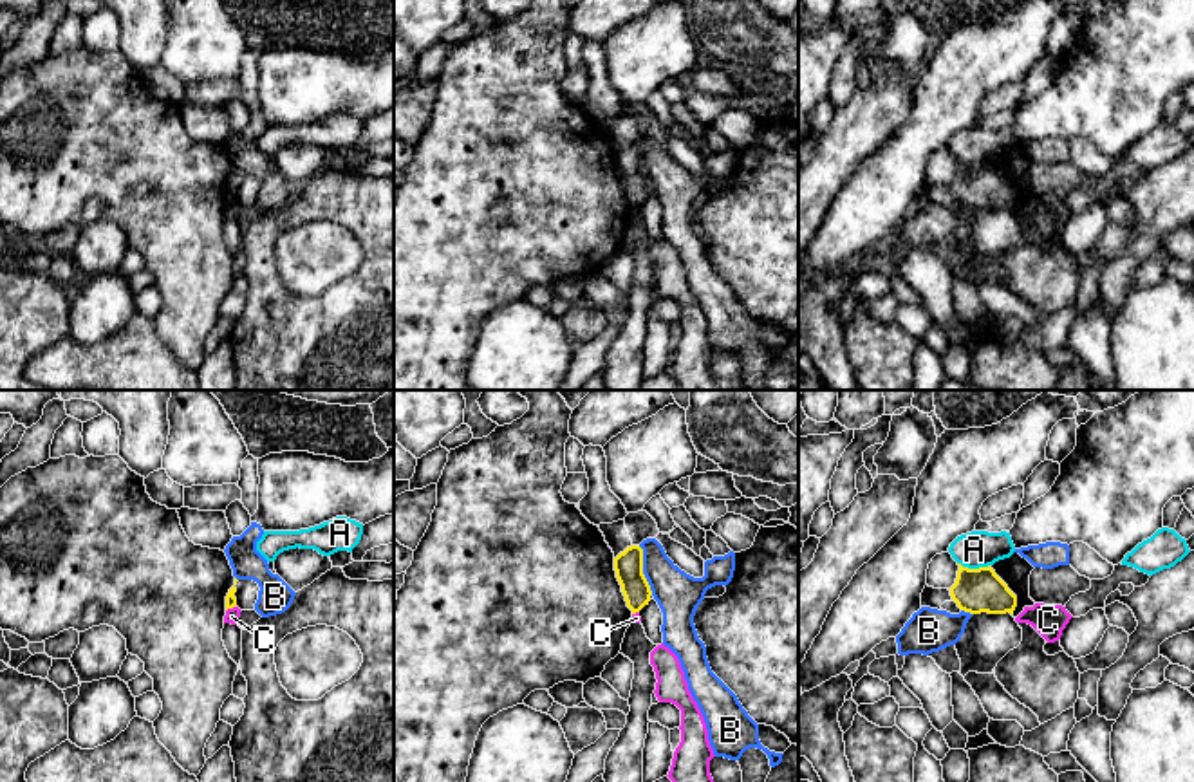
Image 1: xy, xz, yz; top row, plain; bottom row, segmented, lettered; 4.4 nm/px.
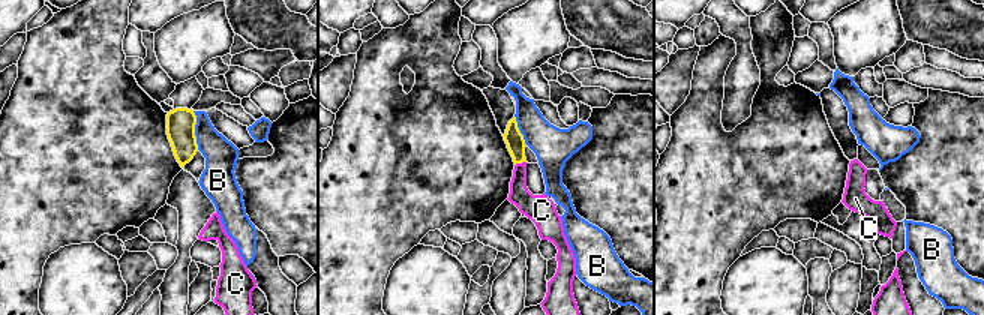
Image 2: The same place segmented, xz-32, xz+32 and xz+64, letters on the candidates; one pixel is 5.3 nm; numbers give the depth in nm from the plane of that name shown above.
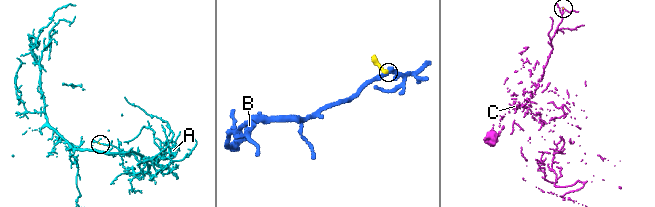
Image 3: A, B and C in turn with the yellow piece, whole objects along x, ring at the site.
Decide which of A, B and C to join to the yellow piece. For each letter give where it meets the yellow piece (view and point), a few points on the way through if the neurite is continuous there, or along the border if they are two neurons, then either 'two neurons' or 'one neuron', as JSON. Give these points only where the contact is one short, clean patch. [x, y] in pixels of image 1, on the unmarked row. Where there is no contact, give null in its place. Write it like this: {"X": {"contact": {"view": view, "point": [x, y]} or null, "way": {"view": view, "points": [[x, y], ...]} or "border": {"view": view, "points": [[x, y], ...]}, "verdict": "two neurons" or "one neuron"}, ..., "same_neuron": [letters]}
{"A": {"contact": {"view": "yz", "point": [974, 165]}, "border": {"view": "yz", "points": [[958, 158], [969, 163], [988, 161]]}, "verdict": "two neurons"}, "B": {"contact": {"view": "xz", "point": [642, 167]}, "border": {"view": "xz", "points": [[638, 141], [642, 145], [642, 168], [652, 190]]}, "verdict": "two neurons"}, "C": {"contact": {"view": "xy", "point": [230, 203]}, "border": {"view": "xy", "points": [[235, 201], [226, 206]]}, "verdict": "two neurons"}, "same_neuron": []}

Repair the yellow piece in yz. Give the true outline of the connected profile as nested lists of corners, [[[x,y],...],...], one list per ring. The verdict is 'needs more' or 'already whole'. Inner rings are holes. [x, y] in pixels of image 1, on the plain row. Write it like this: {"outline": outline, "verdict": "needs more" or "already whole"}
{"outline": [[[961,159],[950,191],[957,202],[970,209],[1013,209],[1017,191],[1008,181],[988,163],[968,164]]], "verdict": "already whole"}

